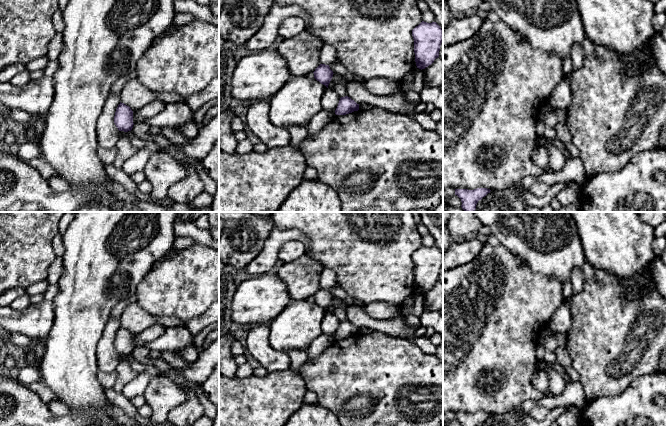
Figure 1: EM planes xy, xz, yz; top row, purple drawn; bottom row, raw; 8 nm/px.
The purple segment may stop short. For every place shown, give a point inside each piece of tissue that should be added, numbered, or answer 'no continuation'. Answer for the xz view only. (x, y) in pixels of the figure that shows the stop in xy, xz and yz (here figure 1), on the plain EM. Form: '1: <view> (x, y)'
no continuation

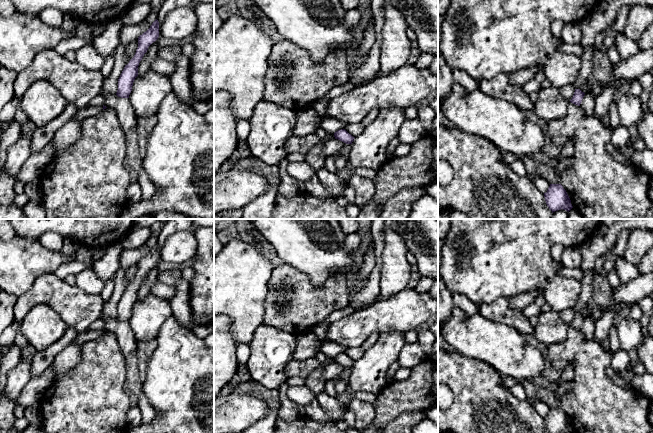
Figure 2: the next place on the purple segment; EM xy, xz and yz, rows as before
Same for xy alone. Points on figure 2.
no continuation

